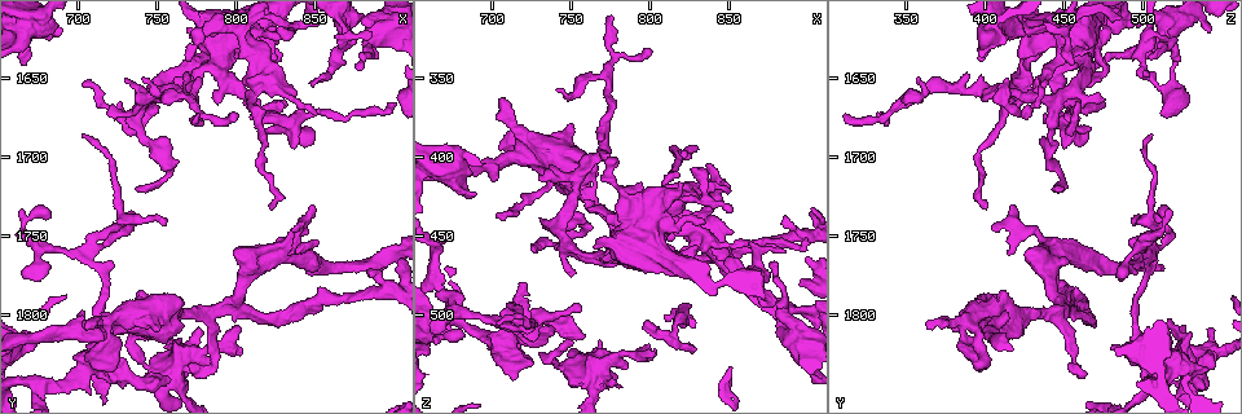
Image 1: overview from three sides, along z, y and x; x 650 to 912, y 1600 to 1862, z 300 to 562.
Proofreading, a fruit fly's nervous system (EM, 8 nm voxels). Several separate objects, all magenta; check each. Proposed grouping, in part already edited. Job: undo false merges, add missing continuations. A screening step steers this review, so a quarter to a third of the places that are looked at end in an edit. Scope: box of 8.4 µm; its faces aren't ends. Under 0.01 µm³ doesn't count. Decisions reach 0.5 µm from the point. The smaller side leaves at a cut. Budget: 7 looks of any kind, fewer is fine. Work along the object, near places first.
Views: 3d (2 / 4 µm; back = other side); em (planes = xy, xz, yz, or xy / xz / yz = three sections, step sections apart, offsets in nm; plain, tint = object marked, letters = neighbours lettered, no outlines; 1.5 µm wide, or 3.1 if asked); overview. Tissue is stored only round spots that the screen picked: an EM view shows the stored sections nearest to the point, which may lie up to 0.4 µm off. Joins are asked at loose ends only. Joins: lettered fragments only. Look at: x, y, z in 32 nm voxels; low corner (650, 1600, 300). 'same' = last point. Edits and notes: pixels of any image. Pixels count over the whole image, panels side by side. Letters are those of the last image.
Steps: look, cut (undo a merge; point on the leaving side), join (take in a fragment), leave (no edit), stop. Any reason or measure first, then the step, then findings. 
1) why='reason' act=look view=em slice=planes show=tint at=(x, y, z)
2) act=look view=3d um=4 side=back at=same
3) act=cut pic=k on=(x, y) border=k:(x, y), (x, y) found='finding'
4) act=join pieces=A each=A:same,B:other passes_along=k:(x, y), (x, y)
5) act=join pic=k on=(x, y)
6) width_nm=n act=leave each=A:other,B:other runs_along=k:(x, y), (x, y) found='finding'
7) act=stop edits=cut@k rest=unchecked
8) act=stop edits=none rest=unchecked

why='three arms meet' act=look view=em slice=planes show=letters at=(752, 1658, 412)

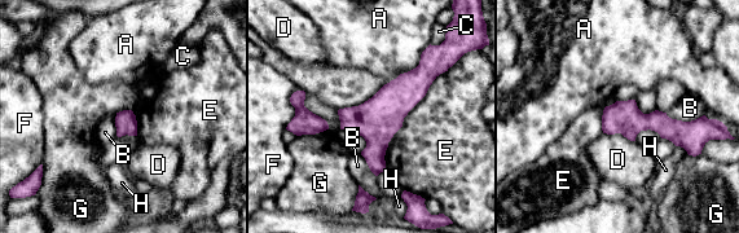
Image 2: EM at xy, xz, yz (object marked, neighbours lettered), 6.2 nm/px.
longest_contact=E:550nm act=leave each=A:other,B:other,C:other,D:other,E:other,F:other,G:other,H:other border=2:(448, 69), (432, 82), (394, 133) found='one neuron here'

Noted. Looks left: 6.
why='abrupt turn' act=look view=em slice=xy step=8 show=letters at=(670, 1736, 516)

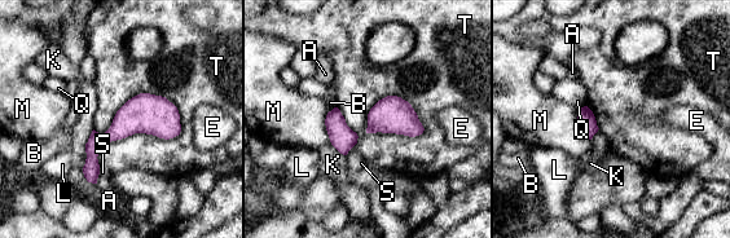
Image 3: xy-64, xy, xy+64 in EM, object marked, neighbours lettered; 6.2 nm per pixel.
width_nm=80 act=leave each=A:other,B:other,E:other,K:other,L:other,M:other,Q:other,S:other,T:other border=3:(177, 108), (99, 168) found='continuous, no second neuron'

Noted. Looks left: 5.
act=look view=3d um=2 at=(704, 1688, 506)

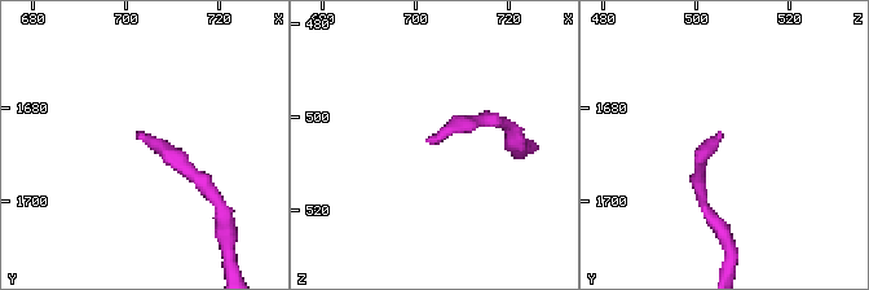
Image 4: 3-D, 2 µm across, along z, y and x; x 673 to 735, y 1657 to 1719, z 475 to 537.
act=look view=em slice=planes show=letters at=(704, 1686, 506)

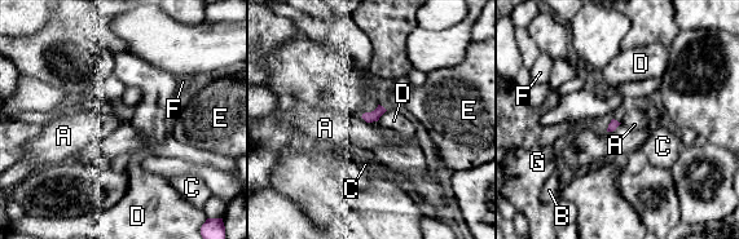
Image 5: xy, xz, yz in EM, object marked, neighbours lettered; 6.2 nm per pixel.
act=leave each=A:other,B:other,C:other,D:other,E:other,F:other,G:other border=5:(360, 116), (369, 123) found='none of them fits'

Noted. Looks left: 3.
act=stop edits=none rest=unchecked

